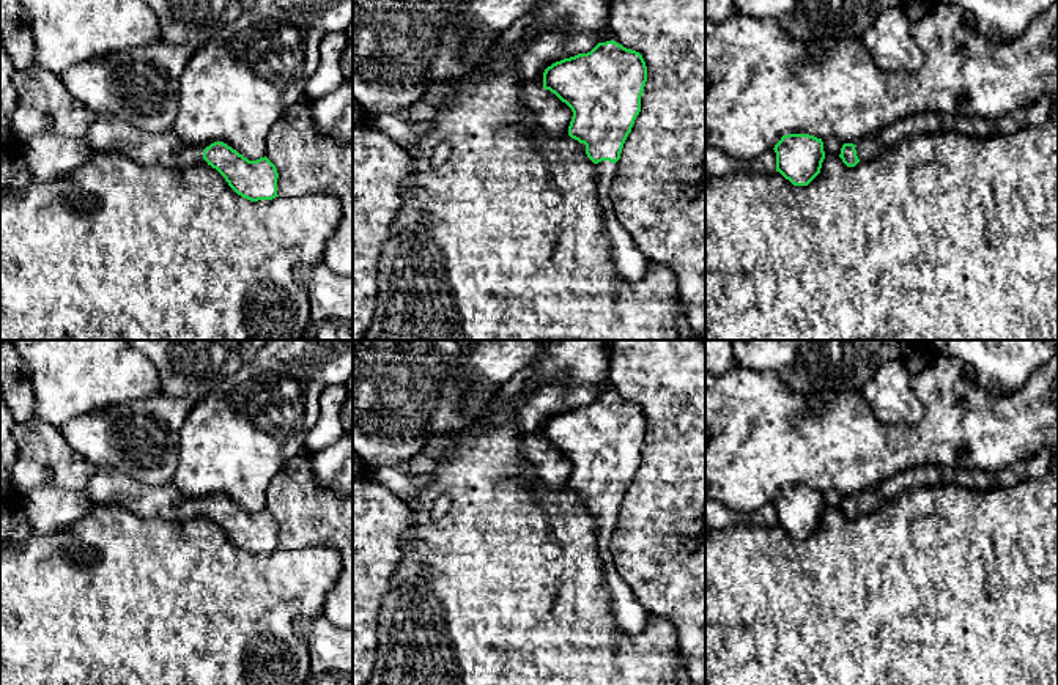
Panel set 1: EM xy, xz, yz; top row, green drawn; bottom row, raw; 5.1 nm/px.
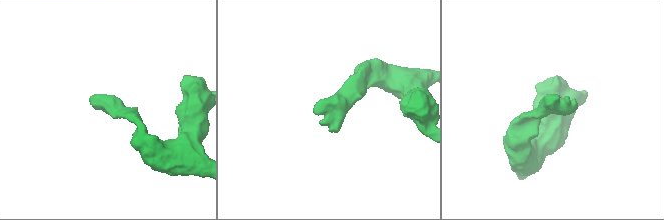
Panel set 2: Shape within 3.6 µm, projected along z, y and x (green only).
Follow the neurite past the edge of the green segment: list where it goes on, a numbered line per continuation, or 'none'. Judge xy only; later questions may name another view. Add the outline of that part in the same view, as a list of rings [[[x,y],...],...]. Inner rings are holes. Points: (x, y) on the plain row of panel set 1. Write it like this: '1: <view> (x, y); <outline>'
1: xy (109, 485); [[[99,466],[85,491],[93,505],[115,505],[145,518],[184,523],[203,512],[203,502],[186,498],[173,483],[145,485],[112,466]]]

